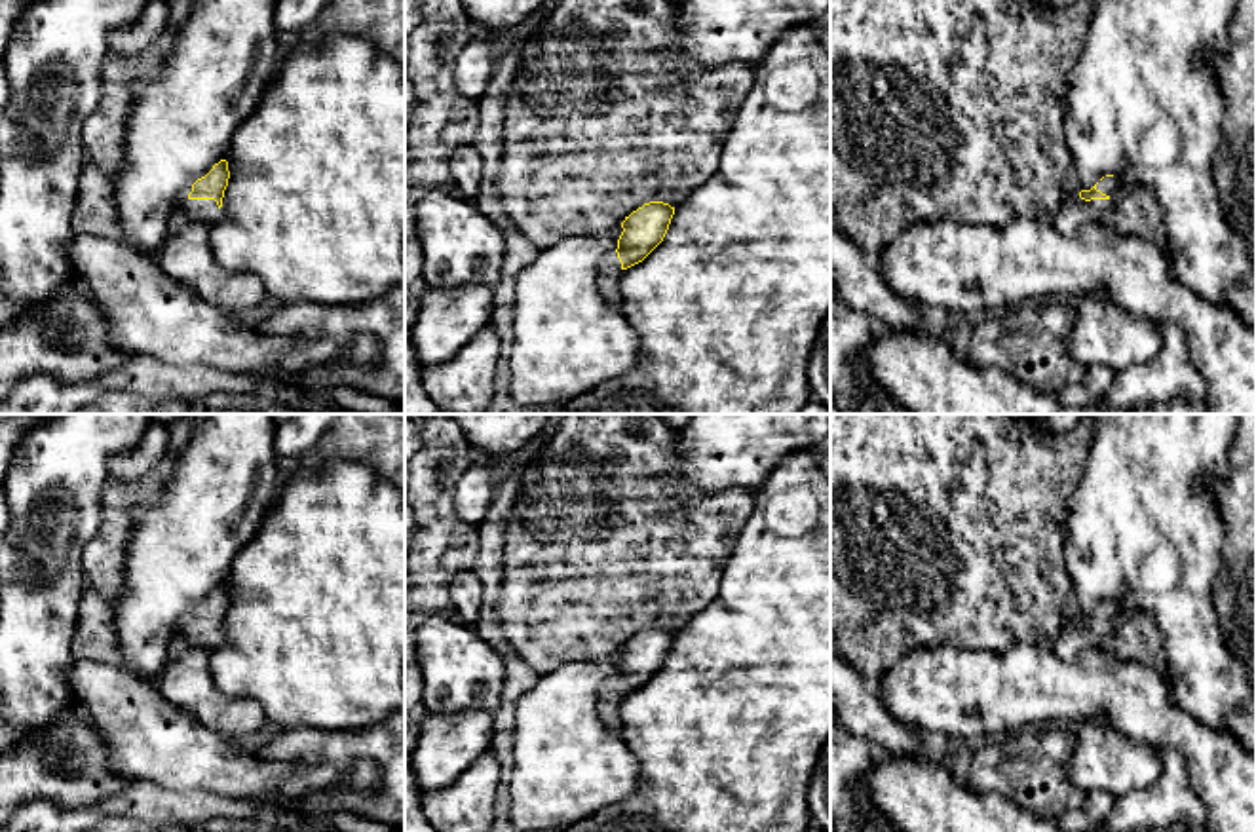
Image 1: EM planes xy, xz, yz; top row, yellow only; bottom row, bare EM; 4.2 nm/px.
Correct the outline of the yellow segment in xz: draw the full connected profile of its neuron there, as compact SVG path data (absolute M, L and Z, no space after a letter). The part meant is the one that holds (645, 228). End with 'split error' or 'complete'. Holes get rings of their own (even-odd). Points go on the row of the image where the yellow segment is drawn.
M650 201L633 211L621 222L618 249L602 256L599 264L599 289L606 300L623 310L623 294L618 287L621 272L642 262L665 237L675 207Z; split error

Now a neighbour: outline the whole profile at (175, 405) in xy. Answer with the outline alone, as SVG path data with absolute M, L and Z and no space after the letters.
M173 397L173 399L156 403L143 414L188 414L188 408L190 408L190 401Z

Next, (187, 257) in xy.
M192 220L182 232L169 234L156 251L160 268L230 315L258 306L268 296L264 285L257 275L226 270L215 260L209 228Z

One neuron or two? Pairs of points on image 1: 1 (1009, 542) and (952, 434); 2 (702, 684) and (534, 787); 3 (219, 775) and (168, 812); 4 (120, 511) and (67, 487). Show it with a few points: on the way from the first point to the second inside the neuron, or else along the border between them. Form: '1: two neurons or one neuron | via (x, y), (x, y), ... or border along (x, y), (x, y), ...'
1: one neuron | via (983, 515), (952, 485), (952, 460)
2: two neurons | border along (622, 736), (639, 760), (639, 777)
3: two neurons | border along (156, 783), (168, 789), (200, 789), (244, 800)
4: two neurons | border along (139, 477), (109, 479), (101, 527), (84, 544)

